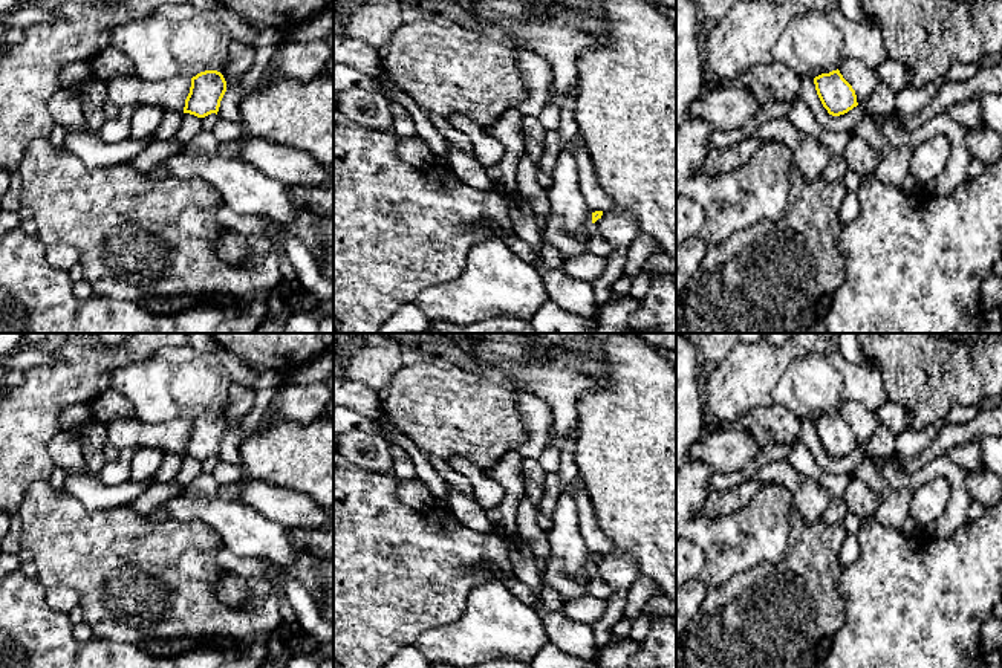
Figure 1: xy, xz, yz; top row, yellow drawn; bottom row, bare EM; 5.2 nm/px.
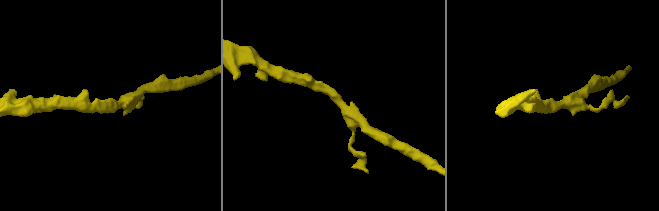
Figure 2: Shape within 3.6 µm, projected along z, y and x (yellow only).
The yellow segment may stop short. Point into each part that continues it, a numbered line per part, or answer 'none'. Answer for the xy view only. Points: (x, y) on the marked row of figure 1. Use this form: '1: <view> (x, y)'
none

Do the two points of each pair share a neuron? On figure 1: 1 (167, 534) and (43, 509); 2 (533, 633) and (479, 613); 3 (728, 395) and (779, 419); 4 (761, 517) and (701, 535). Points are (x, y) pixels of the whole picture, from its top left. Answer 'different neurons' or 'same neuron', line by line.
1: same neuron
2: same neuron
3: different neurons
4: same neuron

